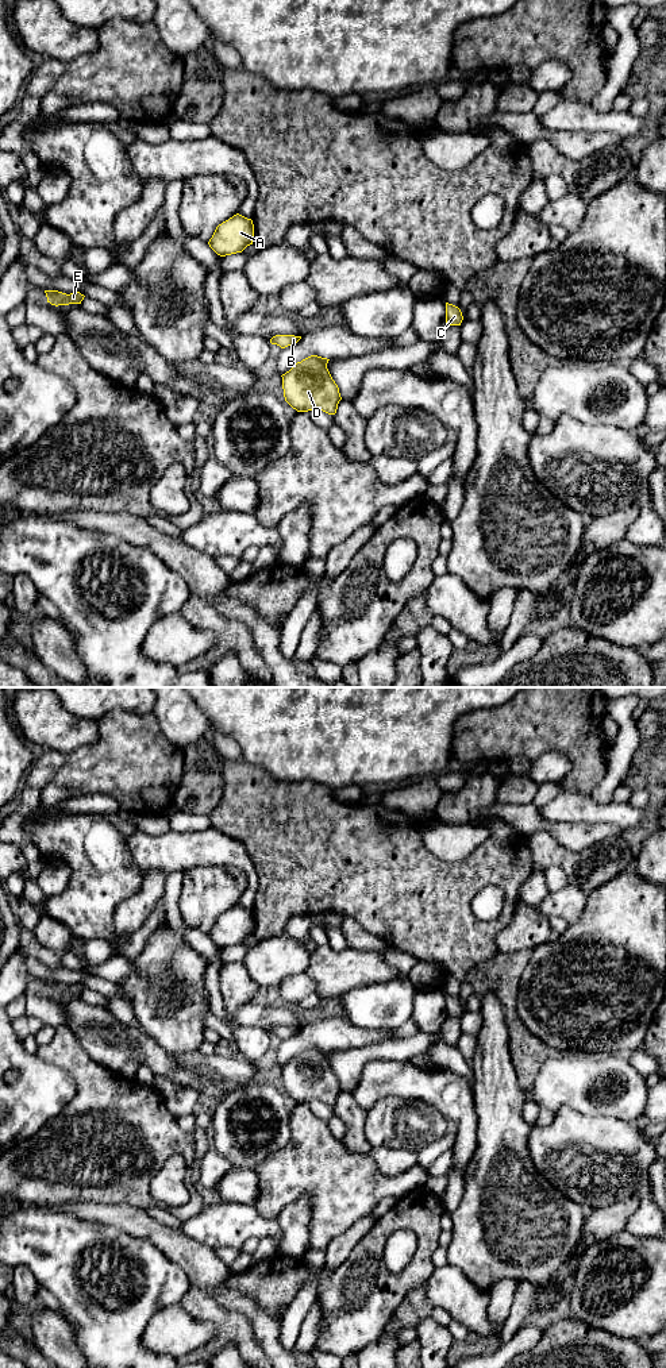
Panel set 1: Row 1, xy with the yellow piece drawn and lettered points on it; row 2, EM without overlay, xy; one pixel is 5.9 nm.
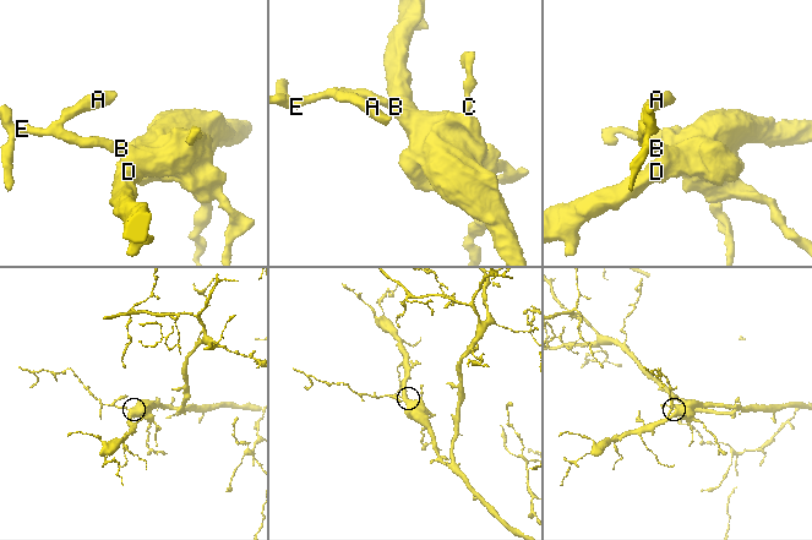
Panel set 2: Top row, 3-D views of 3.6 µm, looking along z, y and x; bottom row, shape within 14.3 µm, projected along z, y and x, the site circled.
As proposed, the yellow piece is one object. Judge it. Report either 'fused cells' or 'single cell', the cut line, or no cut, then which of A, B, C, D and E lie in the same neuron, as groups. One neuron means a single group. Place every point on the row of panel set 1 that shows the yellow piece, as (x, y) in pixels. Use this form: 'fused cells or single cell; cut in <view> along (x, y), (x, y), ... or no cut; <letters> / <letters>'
single cell; no cut; A B C D E

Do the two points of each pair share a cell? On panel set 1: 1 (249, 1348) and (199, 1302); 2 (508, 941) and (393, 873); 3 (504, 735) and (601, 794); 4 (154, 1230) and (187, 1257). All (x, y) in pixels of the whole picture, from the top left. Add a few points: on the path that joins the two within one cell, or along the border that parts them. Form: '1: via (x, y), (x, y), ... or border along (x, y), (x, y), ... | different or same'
1: via (238, 1336), (211, 1311) | same
2: border along (515, 908), (509, 923), (496, 936), (497, 950) | different
3: border along (607, 760), (607, 773), (591, 793) | different
4: via (162, 1236), (178, 1249) | same

